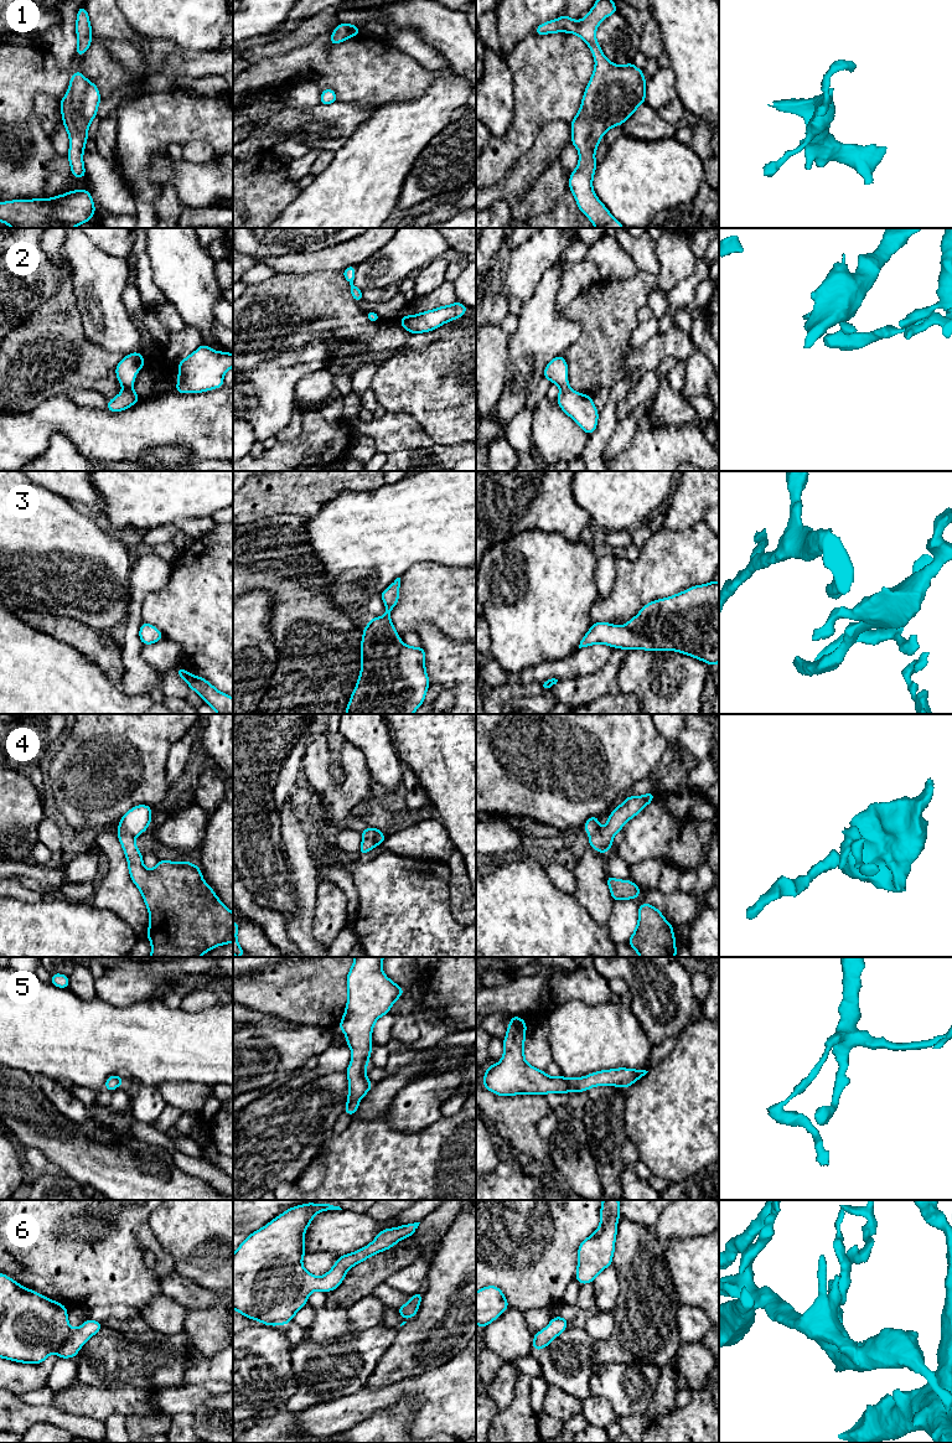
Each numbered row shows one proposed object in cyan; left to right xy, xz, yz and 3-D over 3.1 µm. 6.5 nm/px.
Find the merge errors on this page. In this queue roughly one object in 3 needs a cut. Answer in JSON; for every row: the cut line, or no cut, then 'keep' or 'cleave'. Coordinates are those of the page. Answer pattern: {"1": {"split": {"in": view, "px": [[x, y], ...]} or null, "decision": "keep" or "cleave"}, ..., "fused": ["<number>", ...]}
{"1": {"split": null, "decision": "keep"}, "2": {"split": null, "decision": "keep"}, "3": {"split": null, "decision": "keep"}, "4": {"split": {"in": "xz", "px": [[371, 827], [376, 844]]}, "decision": "cleave"}, "5": {"split": null, "decision": "keep"}, "6": {"split": null, "decision": "keep"}, "fused": ["4"]}

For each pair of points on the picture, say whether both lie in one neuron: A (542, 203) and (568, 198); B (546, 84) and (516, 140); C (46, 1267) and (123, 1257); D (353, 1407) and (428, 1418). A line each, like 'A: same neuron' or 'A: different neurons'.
A: different neurons
B: same neuron
C: same neuron
D: same neuron

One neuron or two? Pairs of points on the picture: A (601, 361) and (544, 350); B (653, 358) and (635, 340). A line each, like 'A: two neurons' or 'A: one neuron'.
A: two neurons
B: two neurons

